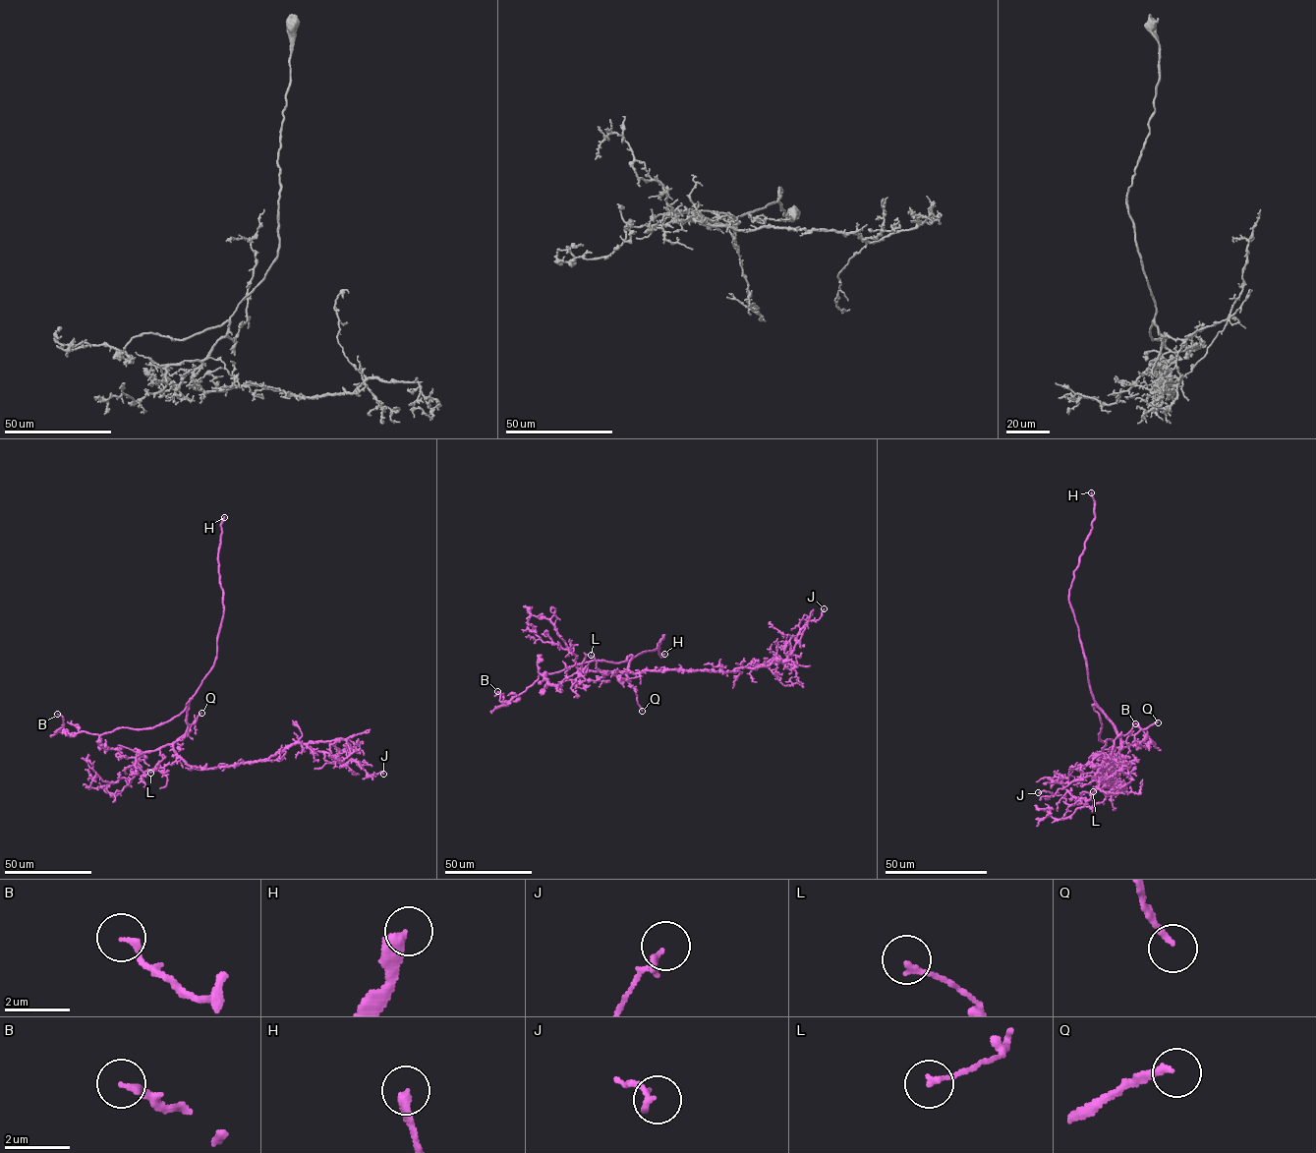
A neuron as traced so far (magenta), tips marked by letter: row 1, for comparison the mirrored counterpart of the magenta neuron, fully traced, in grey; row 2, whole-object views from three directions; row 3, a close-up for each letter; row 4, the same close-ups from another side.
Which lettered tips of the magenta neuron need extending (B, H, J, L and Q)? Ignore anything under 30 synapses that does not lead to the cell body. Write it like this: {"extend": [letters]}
{"extend": ["H", "Q"]}

